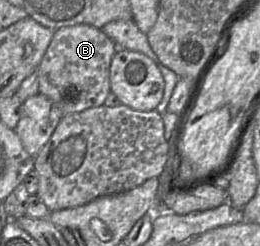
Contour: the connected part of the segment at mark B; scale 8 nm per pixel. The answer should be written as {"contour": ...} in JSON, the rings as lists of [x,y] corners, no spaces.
{"contour":[[[78,24],[56,30],[38,66],[39,93],[56,104],[63,116],[102,106],[110,93],[110,65],[116,51],[115,43],[93,26]]]}

